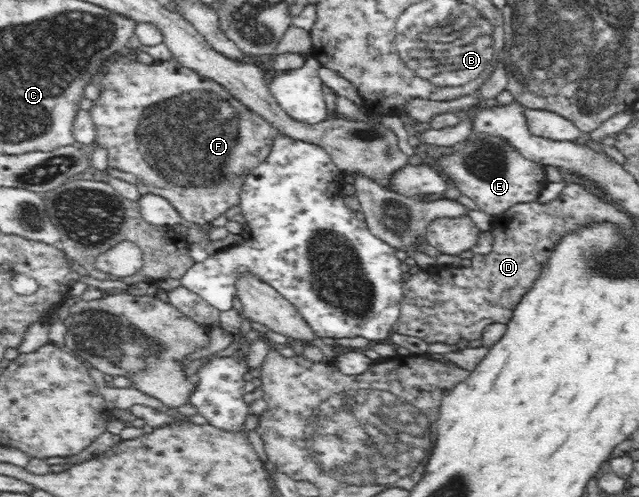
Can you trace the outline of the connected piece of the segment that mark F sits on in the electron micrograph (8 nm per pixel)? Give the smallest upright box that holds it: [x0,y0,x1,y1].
[89,56,277,225]

